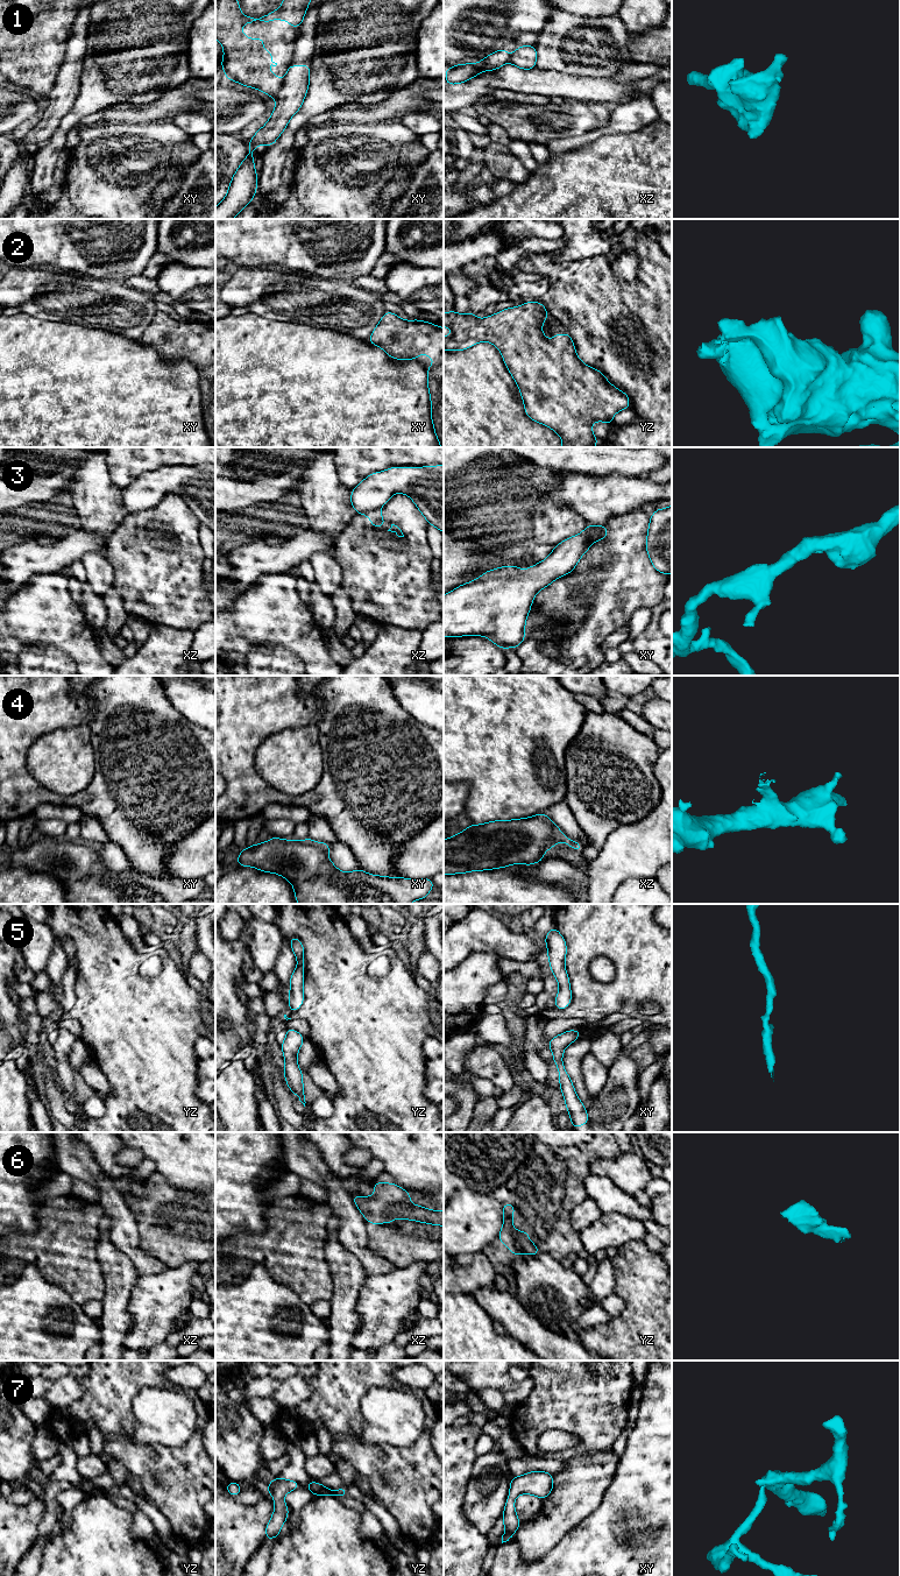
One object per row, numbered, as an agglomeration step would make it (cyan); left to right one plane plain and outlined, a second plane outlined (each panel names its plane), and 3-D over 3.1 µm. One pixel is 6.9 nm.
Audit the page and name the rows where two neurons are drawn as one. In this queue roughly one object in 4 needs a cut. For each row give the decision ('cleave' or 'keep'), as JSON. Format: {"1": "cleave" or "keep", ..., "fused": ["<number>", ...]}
{"1": "cleave", "2": "keep", "3": "cleave", "4": "cleave", "5": "keep", "6": "keep", "7": "keep", "fused": ["1", "3", "4"]}

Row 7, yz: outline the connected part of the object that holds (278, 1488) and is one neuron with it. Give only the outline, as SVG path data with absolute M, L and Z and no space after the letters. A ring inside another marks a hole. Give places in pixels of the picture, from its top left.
M274 1478L270 1480L267 1492L274 1497L275 1510L265 1527L265 1541L279 1536L279 1531L289 1514L283 1498L288 1492L299 1487L300 1484L291 1479Z

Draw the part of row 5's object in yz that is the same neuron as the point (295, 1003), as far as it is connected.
M297 937L290 938L291 949L297 959L297 967L290 977L289 1011L296 1012L304 1002L304 946Z

